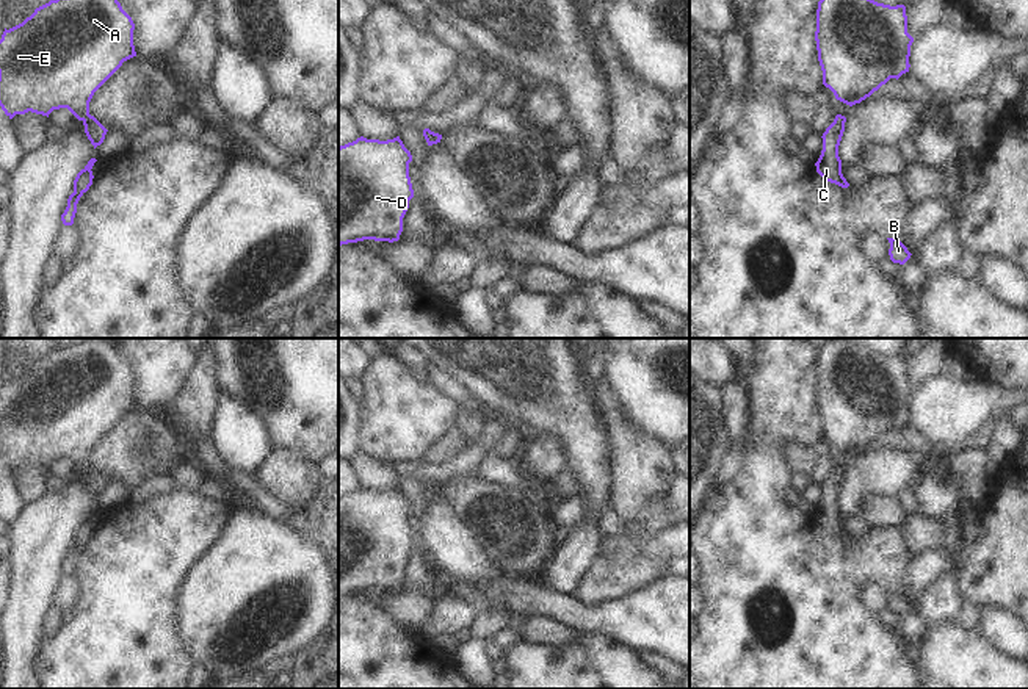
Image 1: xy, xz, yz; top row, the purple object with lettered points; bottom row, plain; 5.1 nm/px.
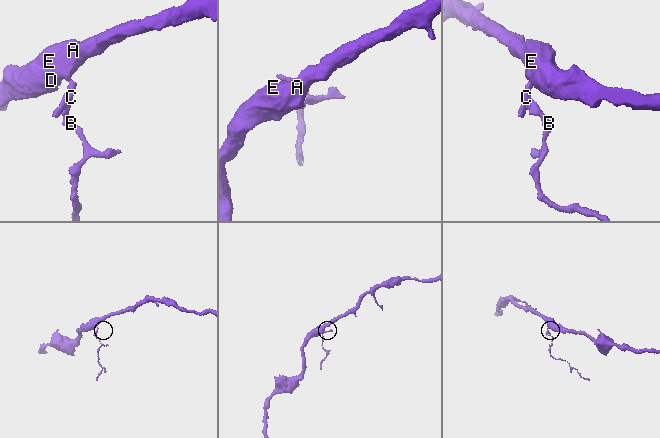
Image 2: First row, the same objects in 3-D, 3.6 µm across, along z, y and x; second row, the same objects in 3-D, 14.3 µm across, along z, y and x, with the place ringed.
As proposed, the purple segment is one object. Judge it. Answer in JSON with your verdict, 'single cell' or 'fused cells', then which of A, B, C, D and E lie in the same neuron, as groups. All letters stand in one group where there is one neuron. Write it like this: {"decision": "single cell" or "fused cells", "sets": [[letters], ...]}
{"decision": "single cell", "sets": [["A", "B", "C", "D", "E"]]}

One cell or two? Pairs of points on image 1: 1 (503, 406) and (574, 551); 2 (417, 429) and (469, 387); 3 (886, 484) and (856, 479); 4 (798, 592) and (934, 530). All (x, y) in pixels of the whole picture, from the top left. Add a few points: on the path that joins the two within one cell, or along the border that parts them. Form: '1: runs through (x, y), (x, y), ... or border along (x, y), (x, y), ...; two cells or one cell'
1: runs through (549, 417), (590, 458), (591, 506); one cell
2: border along (430, 382), (458, 404); two cells
3: runs through (878, 479), (864, 479); one cell
4: border along (901, 526), (904, 545), (912, 556); two cells

